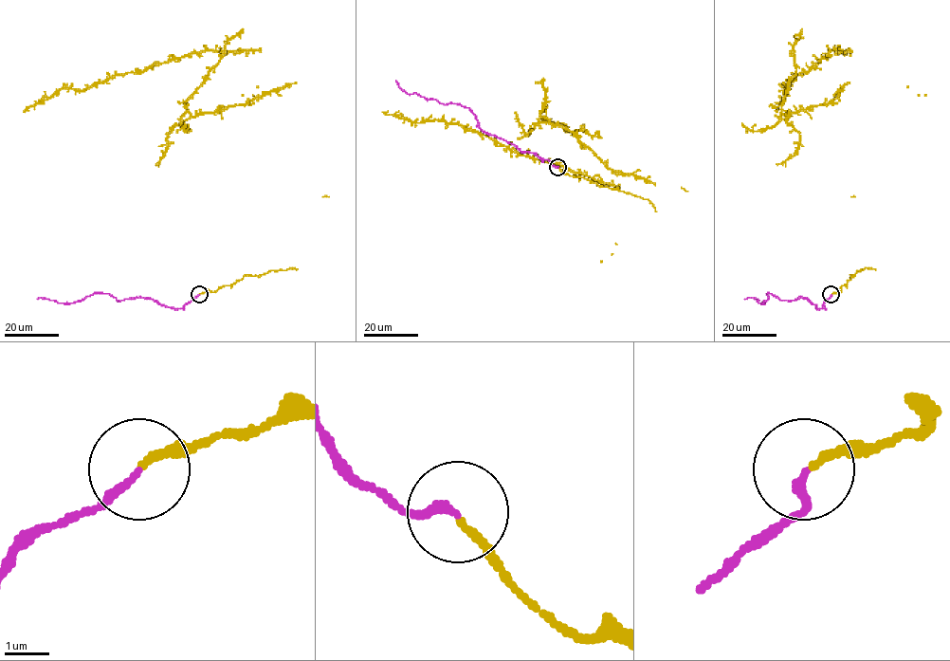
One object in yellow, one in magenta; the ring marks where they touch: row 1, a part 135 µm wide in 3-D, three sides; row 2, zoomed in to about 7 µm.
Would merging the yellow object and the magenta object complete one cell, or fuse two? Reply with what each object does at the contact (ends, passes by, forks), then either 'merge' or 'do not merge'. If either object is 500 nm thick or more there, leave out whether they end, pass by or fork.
yellow ends; magenta ends; merge

